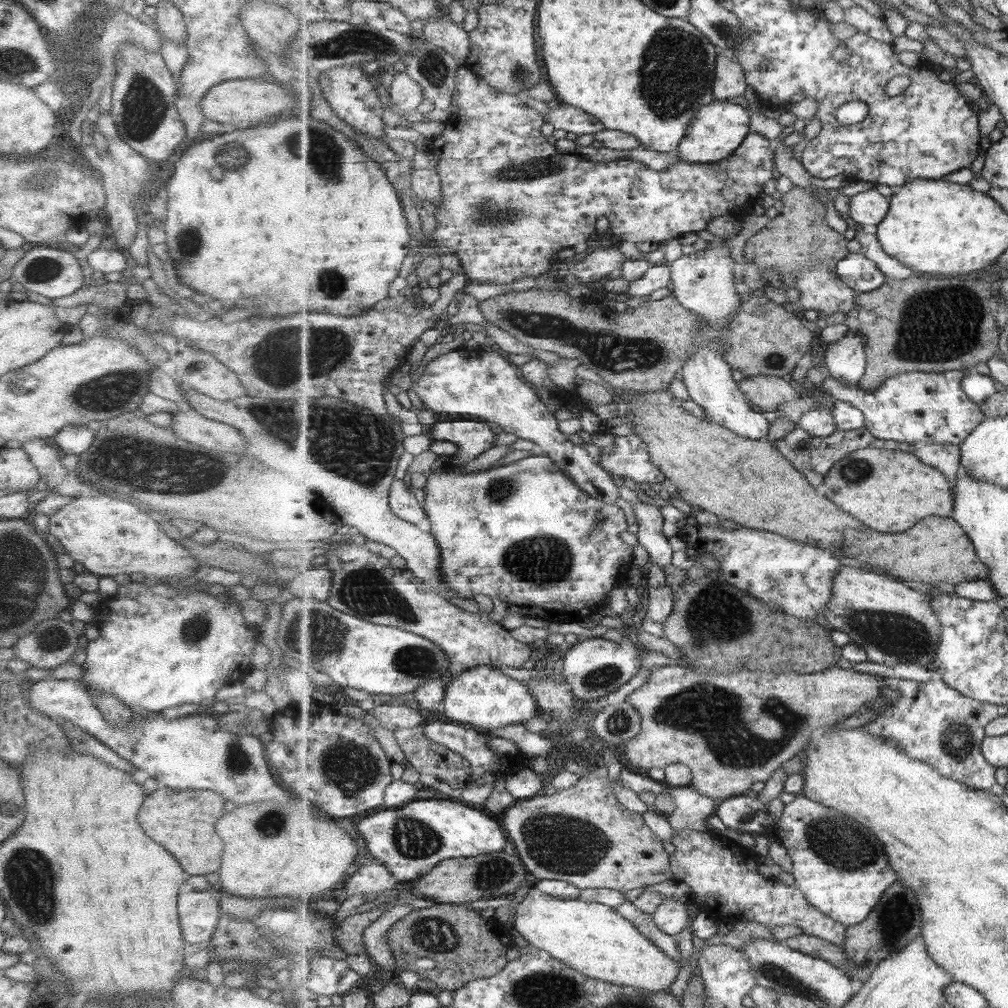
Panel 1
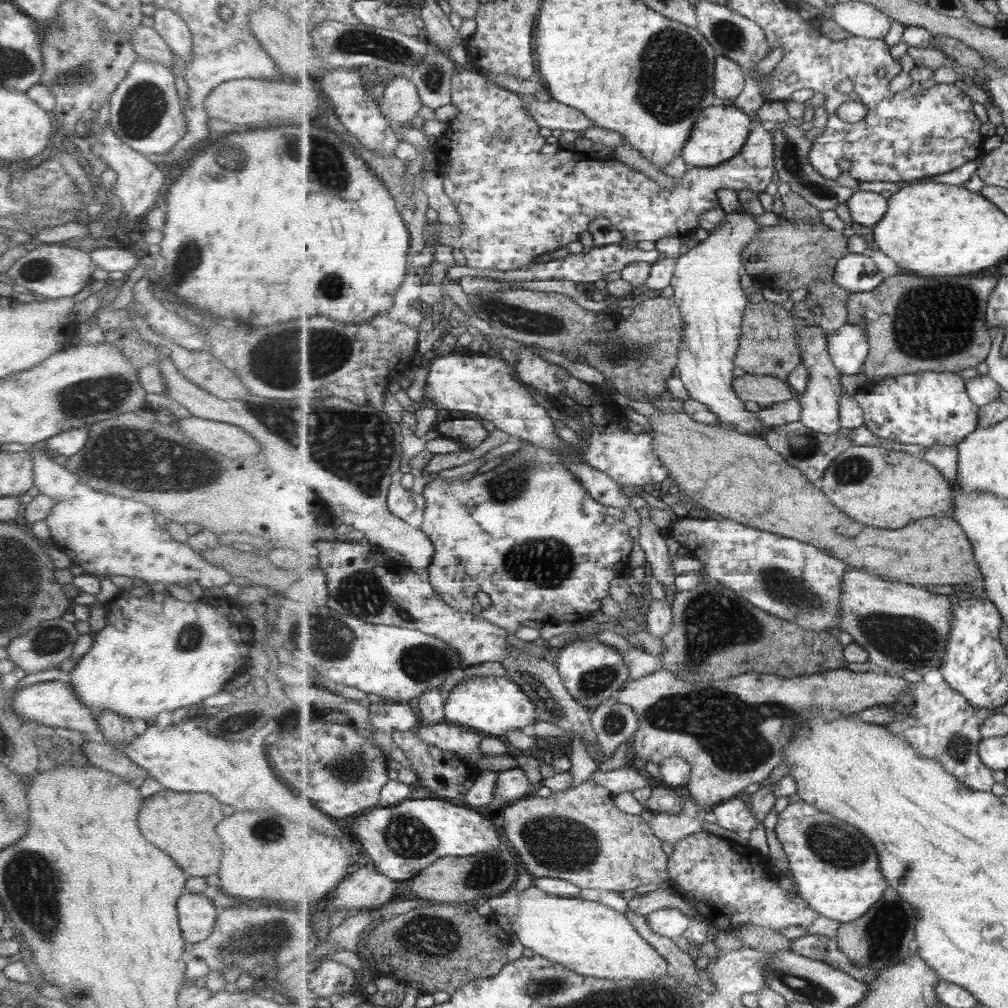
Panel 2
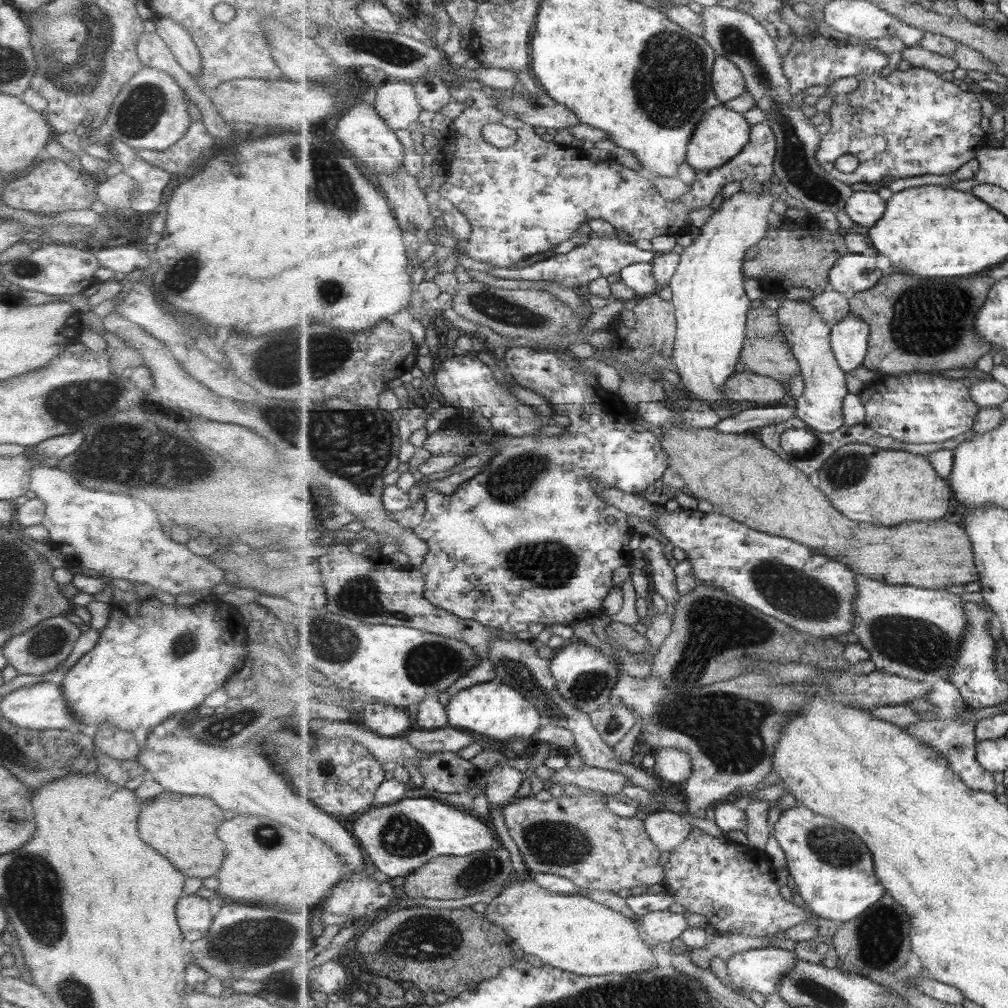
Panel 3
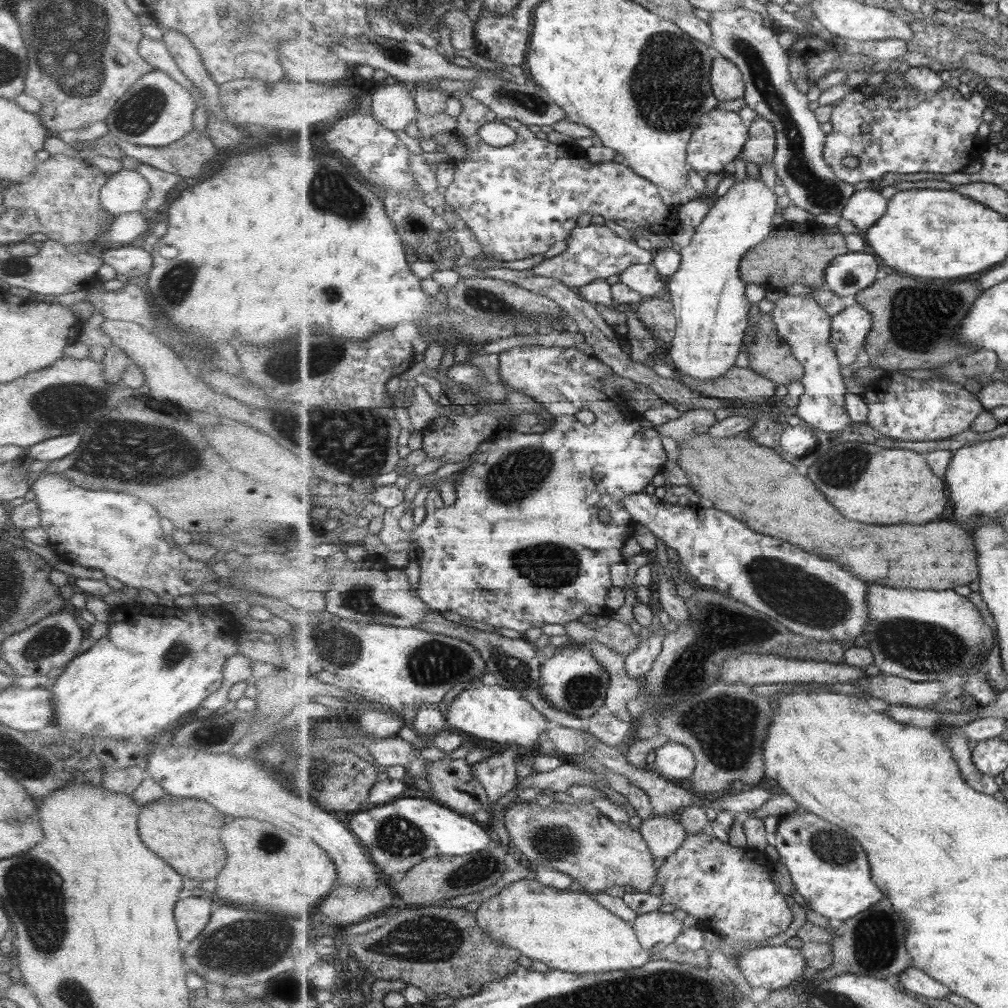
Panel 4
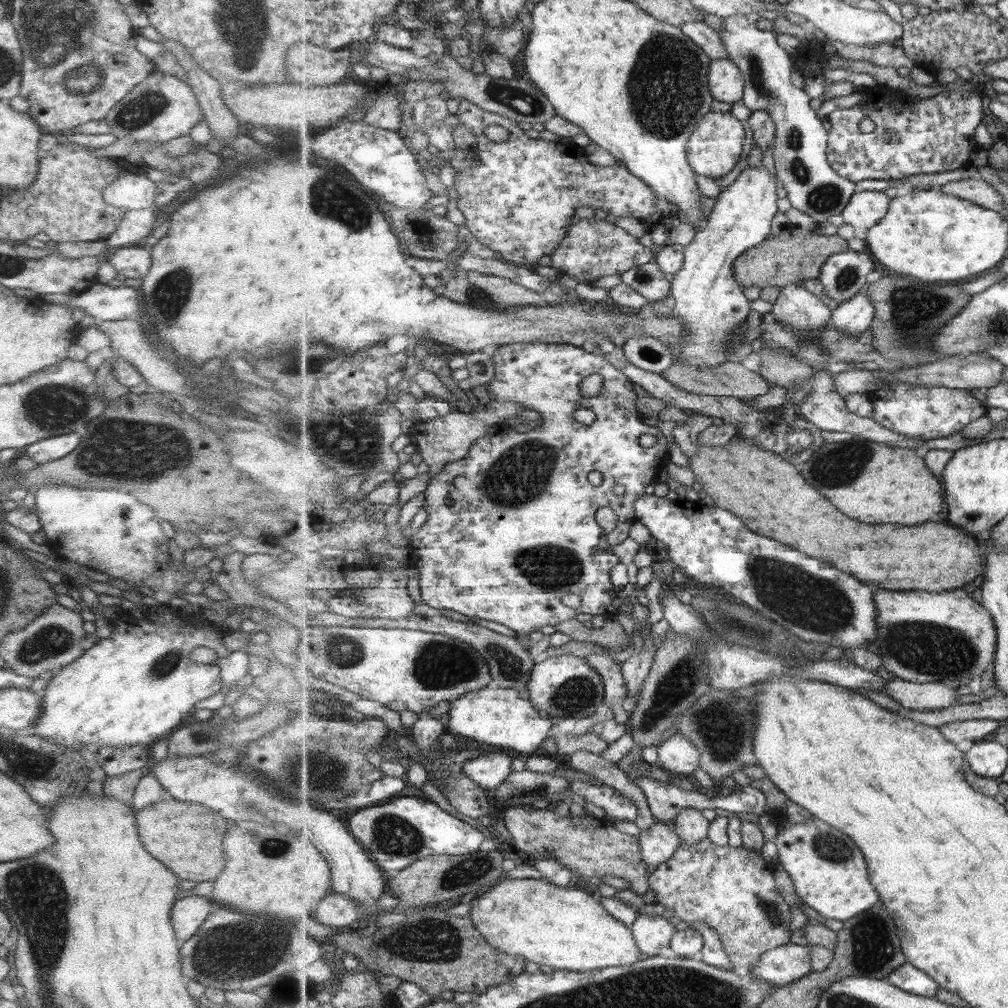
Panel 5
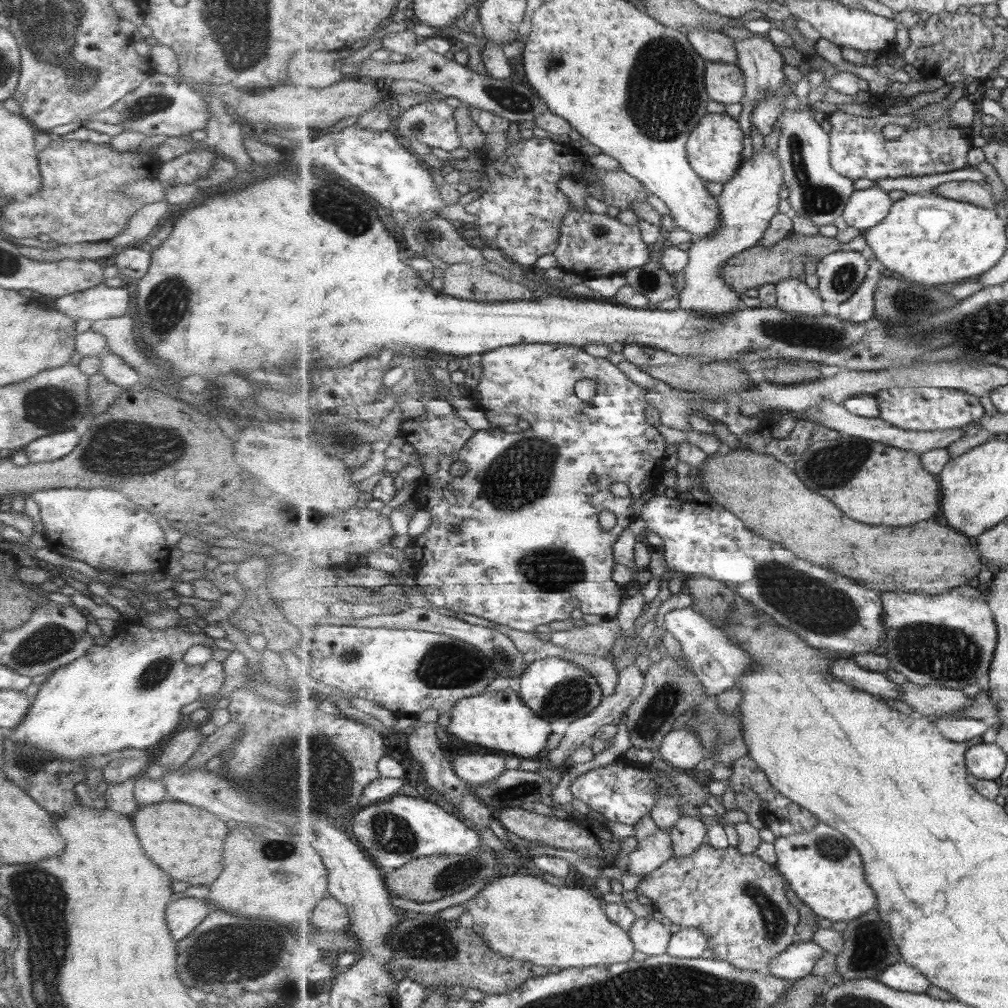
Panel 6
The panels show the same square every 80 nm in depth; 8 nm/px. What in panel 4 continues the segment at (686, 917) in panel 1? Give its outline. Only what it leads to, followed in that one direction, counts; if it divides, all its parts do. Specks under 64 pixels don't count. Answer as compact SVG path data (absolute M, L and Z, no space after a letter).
M659 910L638 915L633 926L640 943L652 954L660 947L675 944L676 938L685 930L683 919L675 919L671 913Z

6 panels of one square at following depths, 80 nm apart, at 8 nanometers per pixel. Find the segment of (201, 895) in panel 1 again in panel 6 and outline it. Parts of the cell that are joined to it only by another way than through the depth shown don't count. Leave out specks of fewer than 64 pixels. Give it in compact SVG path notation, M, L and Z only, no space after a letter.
M181 897L167 903L164 919L173 940L180 941L205 918L207 904L203 900L192 897Z

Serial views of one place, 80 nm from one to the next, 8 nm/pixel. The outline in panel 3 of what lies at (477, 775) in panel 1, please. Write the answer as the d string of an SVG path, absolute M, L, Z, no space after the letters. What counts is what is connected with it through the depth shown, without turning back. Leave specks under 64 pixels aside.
M449 726L437 730L409 729L405 733L408 742L418 750L427 753L455 752L475 743L471 734L455 730Z

